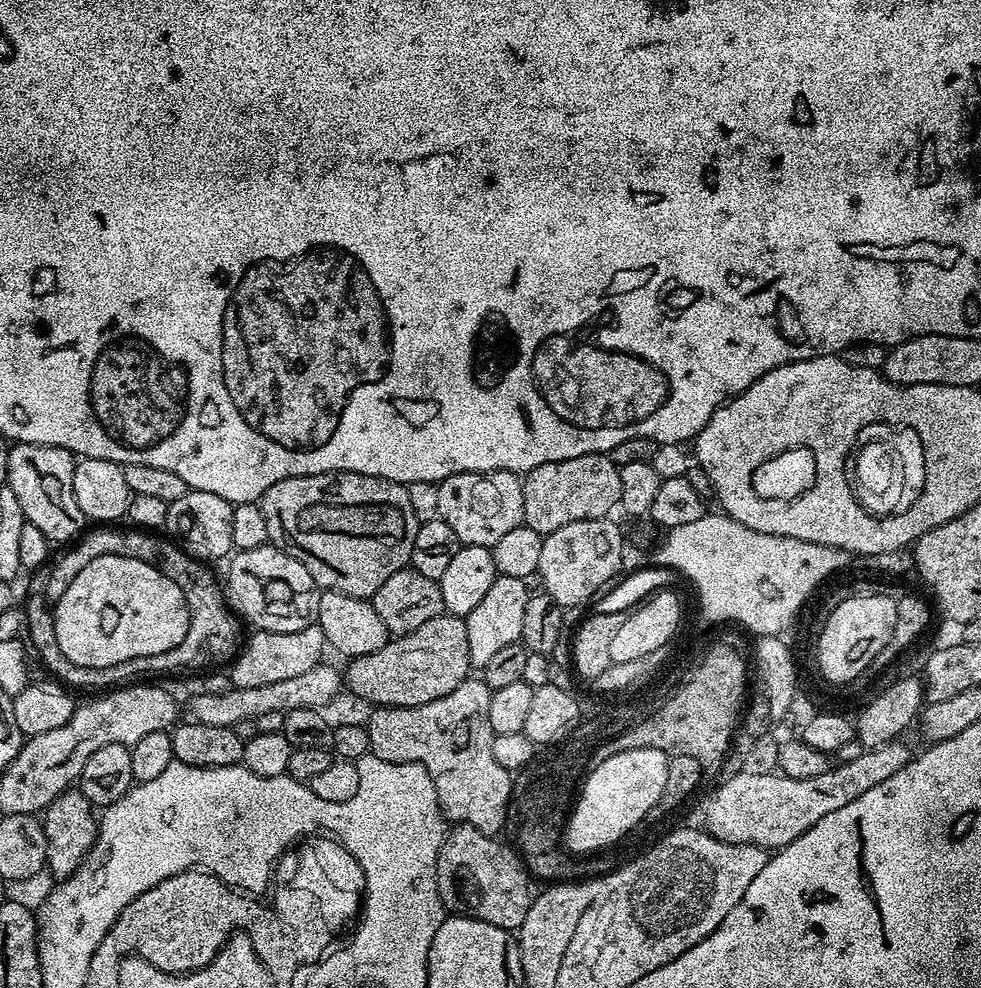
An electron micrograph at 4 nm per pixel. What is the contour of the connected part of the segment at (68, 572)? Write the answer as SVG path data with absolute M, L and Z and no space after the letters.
M92 526L87 529L56 561L51 561L52 569L48 572L48 581L42 585L44 599L55 602L66 594L66 586L78 578L78 570L84 569L94 558L99 556L121 556L122 558L138 558L138 562L157 565L166 578L170 578L180 588L191 590L200 588L200 620L193 619L188 625L188 633L178 646L166 650L162 654L130 658L128 660L128 682L137 681L142 674L160 675L162 672L184 672L187 668L211 669L213 666L224 666L235 657L241 643L240 628L237 617L230 611L225 597L222 595L222 584L212 577L207 563L195 556L188 555L179 544L152 530L141 530L135 526Z

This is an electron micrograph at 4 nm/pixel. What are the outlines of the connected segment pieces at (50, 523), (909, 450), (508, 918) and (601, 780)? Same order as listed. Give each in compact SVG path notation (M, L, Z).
M13 443L8 450L8 479L6 486L14 490L27 523L38 526L50 542L72 542L85 531L86 517L78 510L74 498L74 470L77 461L65 448L49 444Z
M876 416L876 420L852 428L852 440L848 440L848 448L844 448L836 472L844 472L844 488L848 488L852 504L860 504L857 509L860 516L872 520L872 524L892 524L892 520L908 516L908 512L920 504L920 496L924 496L924 488L928 488L927 464L928 444L924 444L924 436L920 436L920 428L916 428L912 420L888 420L888 416Z
M453 823L447 829L442 846L438 850L436 863L436 885L440 901L445 909L452 914L468 914L482 922L490 922L490 926L498 926L509 930L518 930L526 918L534 899L534 891L528 885L529 869L524 867L524 861L511 843L503 844L496 836L487 836L469 824Z
M646 747L605 755L602 766L586 778L580 795L575 797L566 825L567 847L576 854L592 854L588 852L622 839L643 816L647 817L666 786L668 758L667 752Z

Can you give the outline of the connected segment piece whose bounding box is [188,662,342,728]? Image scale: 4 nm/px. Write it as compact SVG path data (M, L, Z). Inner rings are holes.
M328 662L298 674L298 678L285 678L282 682L270 682L270 686L250 686L249 688L231 688L226 694L206 694L201 691L189 702L191 719L198 724L226 726L232 728L241 718L256 718L258 714L267 714L273 710L285 713L298 708L327 709L327 704L342 692L341 669L331 668Z

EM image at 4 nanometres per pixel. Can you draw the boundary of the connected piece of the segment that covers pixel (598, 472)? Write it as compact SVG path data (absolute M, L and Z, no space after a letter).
M607 454L566 458L531 468L522 480L524 524L546 537L554 530L562 530L562 526L570 526L570 522L605 519L620 502L619 473L618 465Z

